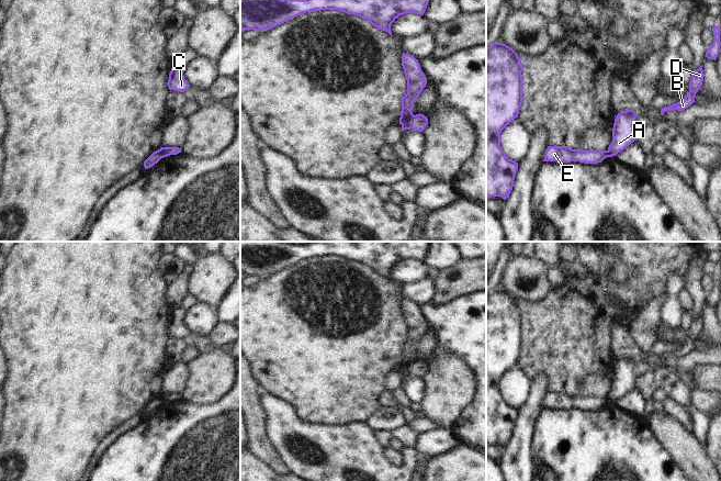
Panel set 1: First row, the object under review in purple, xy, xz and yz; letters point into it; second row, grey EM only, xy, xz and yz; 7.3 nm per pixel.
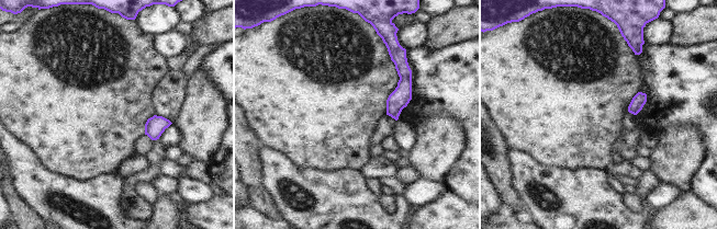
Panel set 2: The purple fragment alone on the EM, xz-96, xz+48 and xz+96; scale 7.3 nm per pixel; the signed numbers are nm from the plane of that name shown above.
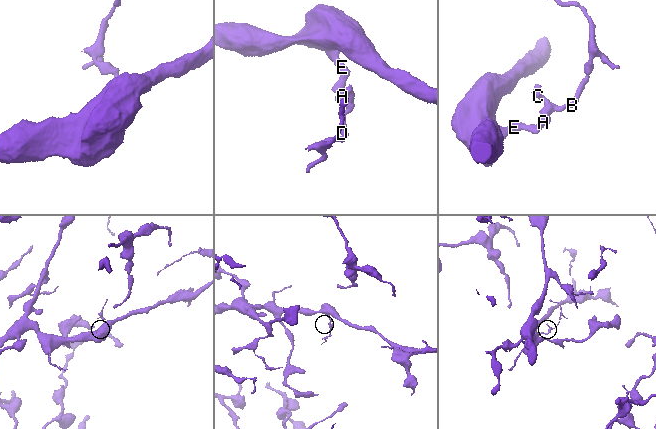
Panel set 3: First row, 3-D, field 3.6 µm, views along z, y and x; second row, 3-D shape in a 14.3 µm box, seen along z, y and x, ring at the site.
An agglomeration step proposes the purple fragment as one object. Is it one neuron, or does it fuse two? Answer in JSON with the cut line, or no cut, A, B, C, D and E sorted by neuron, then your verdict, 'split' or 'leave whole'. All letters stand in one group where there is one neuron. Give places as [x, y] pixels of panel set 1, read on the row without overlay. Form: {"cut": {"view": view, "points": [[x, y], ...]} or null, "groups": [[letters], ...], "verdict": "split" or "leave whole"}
{"cut": {"view": "xz", "points": [[414, 361], [402, 370]]}, "groups": [["A", "B", "C", "D"], ["E"]], "verdict": "split"}

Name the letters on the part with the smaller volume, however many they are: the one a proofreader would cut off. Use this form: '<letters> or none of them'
A, B, C, D

